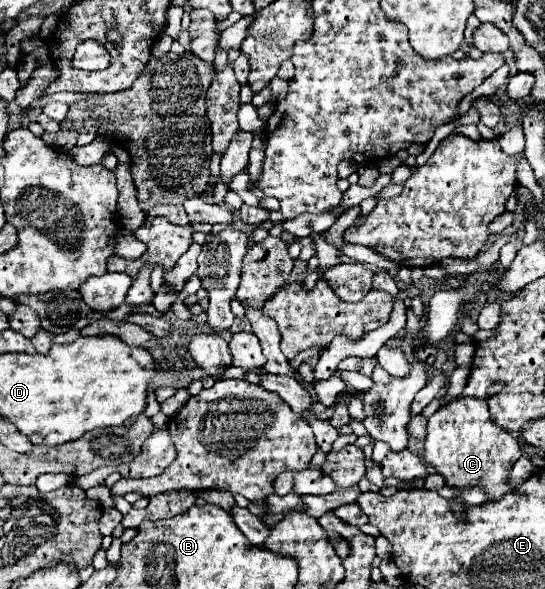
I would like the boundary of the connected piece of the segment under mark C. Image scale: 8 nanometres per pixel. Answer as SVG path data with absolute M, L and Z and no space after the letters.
M455 397L447 401L435 415L427 421L427 437L423 457L435 467L439 475L445 477L451 487L473 487L481 485L493 501L501 499L511 489L507 487L507 477L513 463L523 455L519 441L499 427L491 415L485 401L477 397Z

